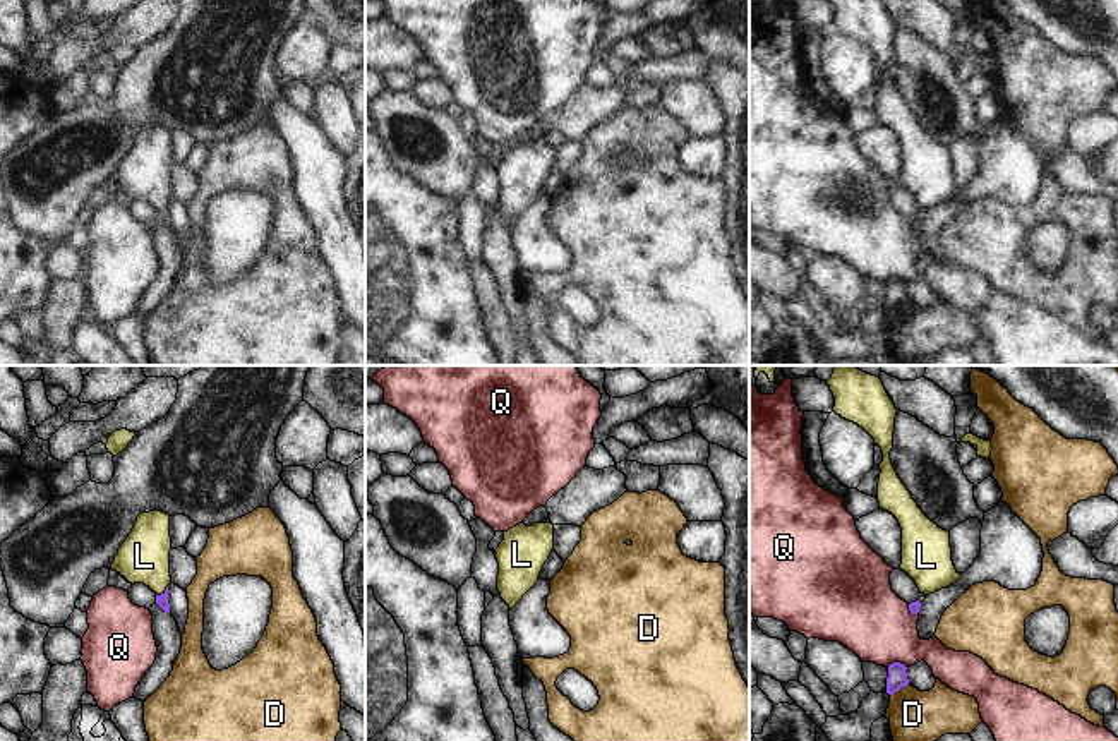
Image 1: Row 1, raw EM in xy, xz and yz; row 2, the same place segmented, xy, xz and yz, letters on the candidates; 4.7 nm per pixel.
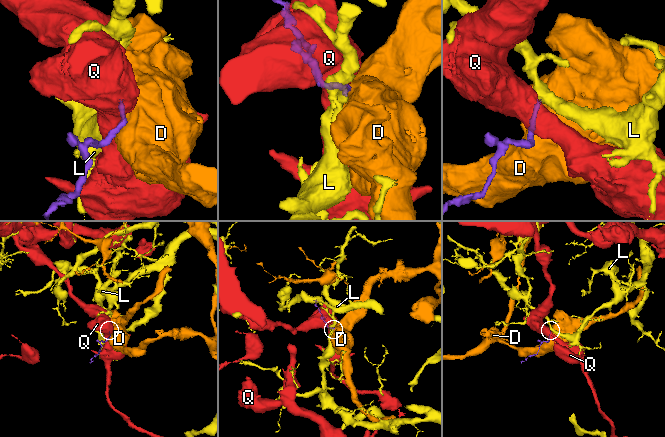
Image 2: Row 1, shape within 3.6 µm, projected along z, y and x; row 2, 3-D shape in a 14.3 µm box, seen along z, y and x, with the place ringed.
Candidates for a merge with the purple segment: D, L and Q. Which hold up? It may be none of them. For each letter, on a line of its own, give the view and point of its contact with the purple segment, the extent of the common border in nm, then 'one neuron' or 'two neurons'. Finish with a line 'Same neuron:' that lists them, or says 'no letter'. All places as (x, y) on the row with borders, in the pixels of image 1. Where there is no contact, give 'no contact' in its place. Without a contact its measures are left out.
D: yz (899, 688) | 110 nm | two neurons
L: xy (162, 594) | 80 nm | one neuron
Q: yz (897, 662) | 100 nm | two neurons
Same neuron: L

